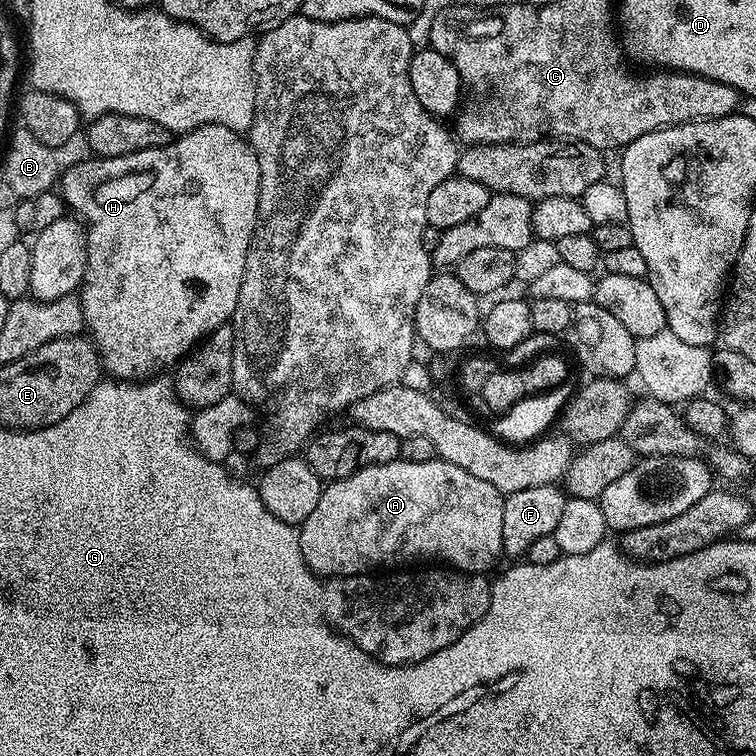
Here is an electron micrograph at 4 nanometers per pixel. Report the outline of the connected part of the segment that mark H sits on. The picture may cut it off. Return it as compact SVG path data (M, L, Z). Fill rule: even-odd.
M207 124L192 132L177 135L169 139L167 144L157 148L138 150L134 154L88 159L92 160L80 160L69 168L67 165L58 180L58 188L63 195L65 205L83 221L88 229L88 265L84 271L84 282L78 289L78 299L84 314L84 326L92 343L100 350L100 362L103 371L109 377L133 382L156 378L167 373L164 371L168 367L171 369L180 364L193 351L194 346L199 345L212 331L229 323L232 319L242 286L248 248L252 245L252 234L256 231L258 219L260 171L256 151L241 133L226 130L226 126Z

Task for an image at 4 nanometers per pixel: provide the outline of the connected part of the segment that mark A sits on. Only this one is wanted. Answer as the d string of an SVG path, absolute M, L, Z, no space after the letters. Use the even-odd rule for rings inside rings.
M399 458L391 460L389 464L369 464L366 468L360 468L354 474L350 474L346 478L341 480L333 480L321 491L320 497L318 498L318 506L314 506L313 512L310 514L310 518L306 518L304 523L299 525L298 531L300 534L300 545L302 546L302 558L310 566L310 570L315 572L317 577L320 578L331 578L334 576L363 576L371 573L379 564L400 564L396 566L408 566L411 560L441 560L441 565L447 566L449 569L457 572L467 572L469 574L484 574L489 570L488 567L495 562L496 559L501 559L504 547L502 546L502 506L504 505L504 496L494 486L490 486L490 482L482 482L482 478L474 478L474 474L466 474L466 470L462 470L462 466L454 466L450 462L446 462L442 459L434 459L430 462L406 462Z

